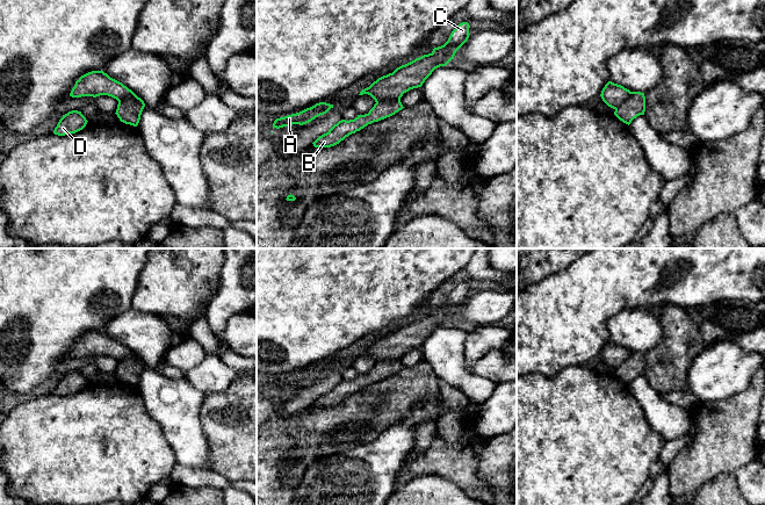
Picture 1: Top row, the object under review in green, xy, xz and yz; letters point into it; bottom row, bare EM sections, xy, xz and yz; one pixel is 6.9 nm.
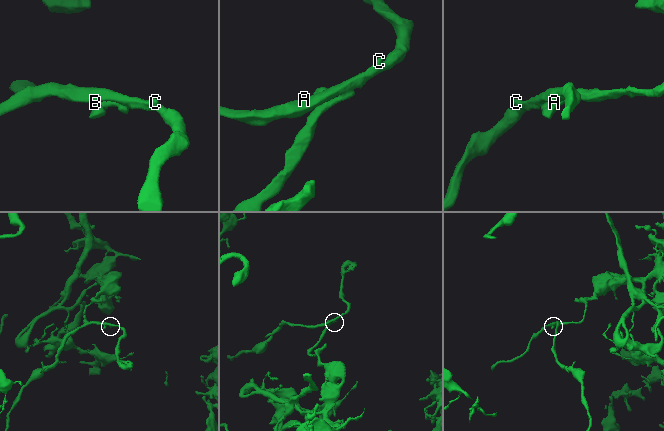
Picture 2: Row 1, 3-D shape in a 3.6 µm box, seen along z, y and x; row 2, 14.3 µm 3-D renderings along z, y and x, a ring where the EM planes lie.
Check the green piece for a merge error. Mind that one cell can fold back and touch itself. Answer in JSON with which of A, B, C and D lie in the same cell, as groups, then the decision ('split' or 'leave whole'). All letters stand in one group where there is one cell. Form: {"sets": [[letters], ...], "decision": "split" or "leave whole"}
{"sets": [["A", "B", "C", "D"]], "decision": "leave whole"}

